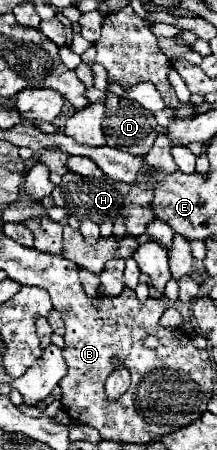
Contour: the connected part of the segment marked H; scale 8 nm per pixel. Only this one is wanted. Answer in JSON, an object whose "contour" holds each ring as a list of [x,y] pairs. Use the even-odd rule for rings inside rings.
{"contour":[[[67,171],[63,175],[61,183],[55,185],[51,199],[55,201],[55,205],[63,207],[67,211],[67,215],[77,217],[79,221],[89,219],[89,221],[95,221],[99,225],[103,221],[111,221],[111,223],[123,221],[127,234],[138,237],[145,233],[147,224],[155,217],[151,209],[151,197],[153,195],[153,185],[148,183],[134,181],[127,184],[114,181],[106,175],[99,179],[91,179],[91,177],[85,179],[83,175]]]}

